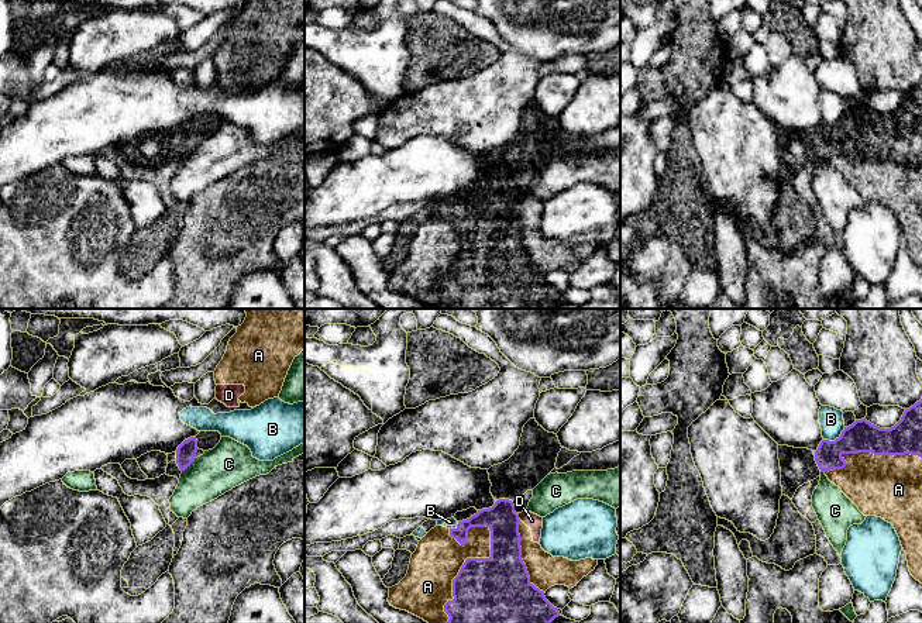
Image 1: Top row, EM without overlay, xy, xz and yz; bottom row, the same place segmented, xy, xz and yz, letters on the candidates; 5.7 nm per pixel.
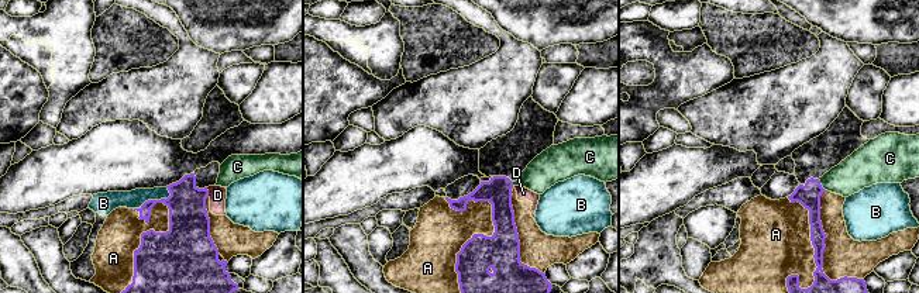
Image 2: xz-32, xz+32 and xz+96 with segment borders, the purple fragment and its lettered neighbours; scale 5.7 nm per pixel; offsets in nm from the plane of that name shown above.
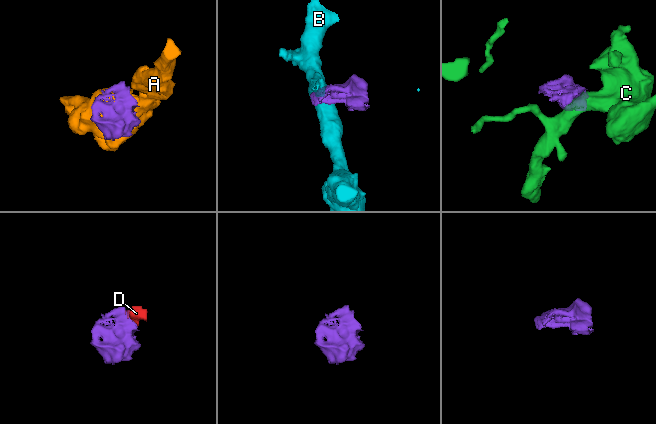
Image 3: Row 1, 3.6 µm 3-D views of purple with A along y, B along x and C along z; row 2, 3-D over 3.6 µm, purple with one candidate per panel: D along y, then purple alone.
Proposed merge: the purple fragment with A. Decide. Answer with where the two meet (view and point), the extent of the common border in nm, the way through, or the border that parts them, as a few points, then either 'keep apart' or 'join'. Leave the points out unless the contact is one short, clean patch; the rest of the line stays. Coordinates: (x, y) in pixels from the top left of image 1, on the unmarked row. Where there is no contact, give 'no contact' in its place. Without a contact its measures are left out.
contact xz (463, 250); length 600 nm; keep apart

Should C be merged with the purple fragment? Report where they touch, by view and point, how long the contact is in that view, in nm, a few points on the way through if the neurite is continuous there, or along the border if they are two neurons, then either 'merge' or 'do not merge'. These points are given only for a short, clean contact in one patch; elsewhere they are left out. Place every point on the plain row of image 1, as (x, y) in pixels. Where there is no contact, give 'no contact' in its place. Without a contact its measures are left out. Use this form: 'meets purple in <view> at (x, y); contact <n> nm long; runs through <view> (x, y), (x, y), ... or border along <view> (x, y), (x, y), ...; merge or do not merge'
meets purple in xy at (189, 148); contact 120 nm long; border along xy (195, 141), (182, 155); do not merge

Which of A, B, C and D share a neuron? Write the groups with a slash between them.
A D / B / C

